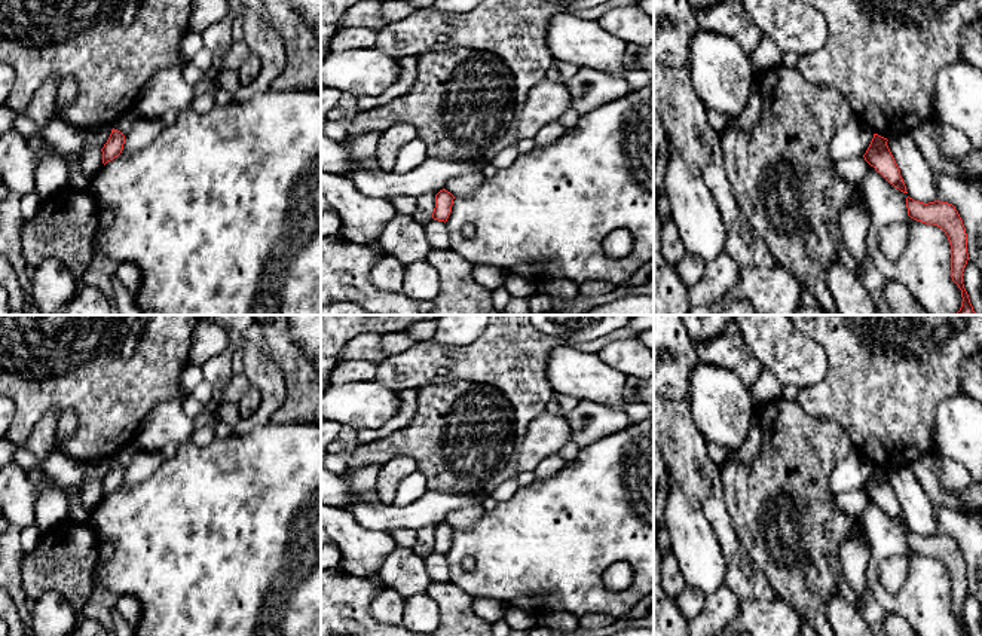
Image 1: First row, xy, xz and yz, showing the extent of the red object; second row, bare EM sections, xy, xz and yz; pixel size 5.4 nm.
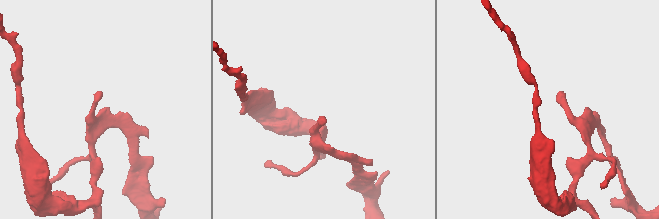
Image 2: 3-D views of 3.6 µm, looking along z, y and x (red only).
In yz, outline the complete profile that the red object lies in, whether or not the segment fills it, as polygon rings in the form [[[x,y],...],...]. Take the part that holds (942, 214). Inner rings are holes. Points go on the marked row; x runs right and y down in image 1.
[[[906,198],[908,215],[917,221],[940,227],[951,245],[951,278],[961,290],[961,308],[957,315],[978,315],[973,311],[969,294],[963,284],[963,272],[969,260],[967,233],[963,220],[952,204],[948,202],[920,202]]]

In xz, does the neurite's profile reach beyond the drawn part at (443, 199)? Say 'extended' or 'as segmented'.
as segmented

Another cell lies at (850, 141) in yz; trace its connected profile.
[[[853,117],[832,137],[829,155],[833,162],[862,158],[866,153],[872,138],[872,129],[857,117]]]

